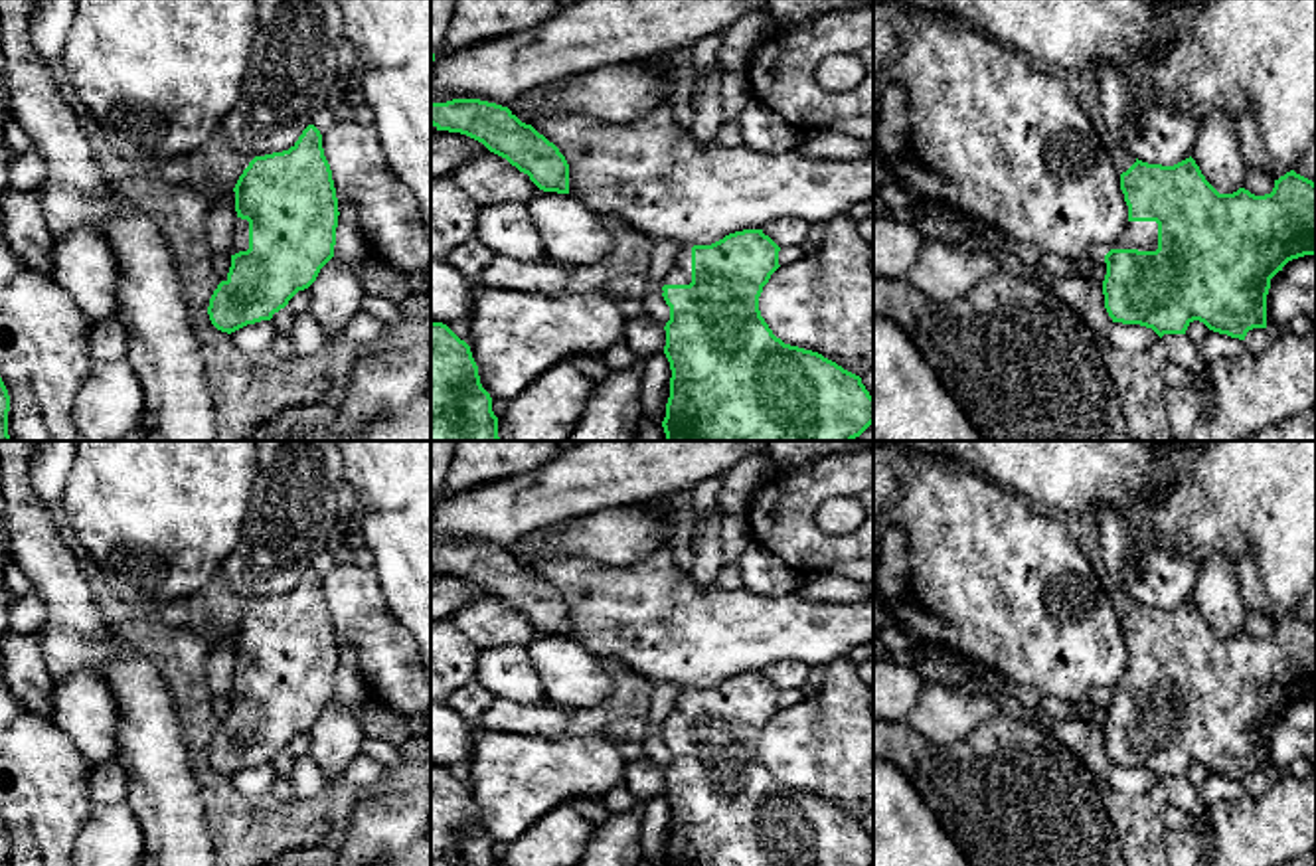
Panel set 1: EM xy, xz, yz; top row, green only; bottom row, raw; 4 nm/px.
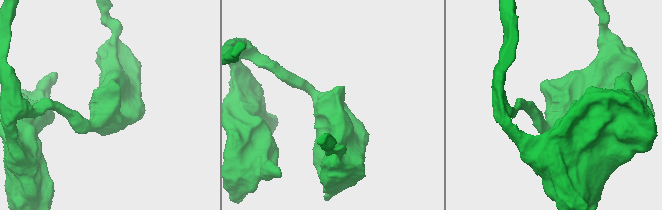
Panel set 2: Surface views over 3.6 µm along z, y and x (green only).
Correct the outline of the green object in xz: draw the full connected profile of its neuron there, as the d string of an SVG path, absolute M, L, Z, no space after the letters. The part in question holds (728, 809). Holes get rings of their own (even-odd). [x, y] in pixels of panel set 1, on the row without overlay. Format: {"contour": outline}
{"contour": "M743 672L711 688L684 688L660 726L670 749L664 797L670 805L670 840L662 866L873 866L873 840L862 821L818 795L784 787L759 753L763 730L779 708L781 690L763 672Z"}

